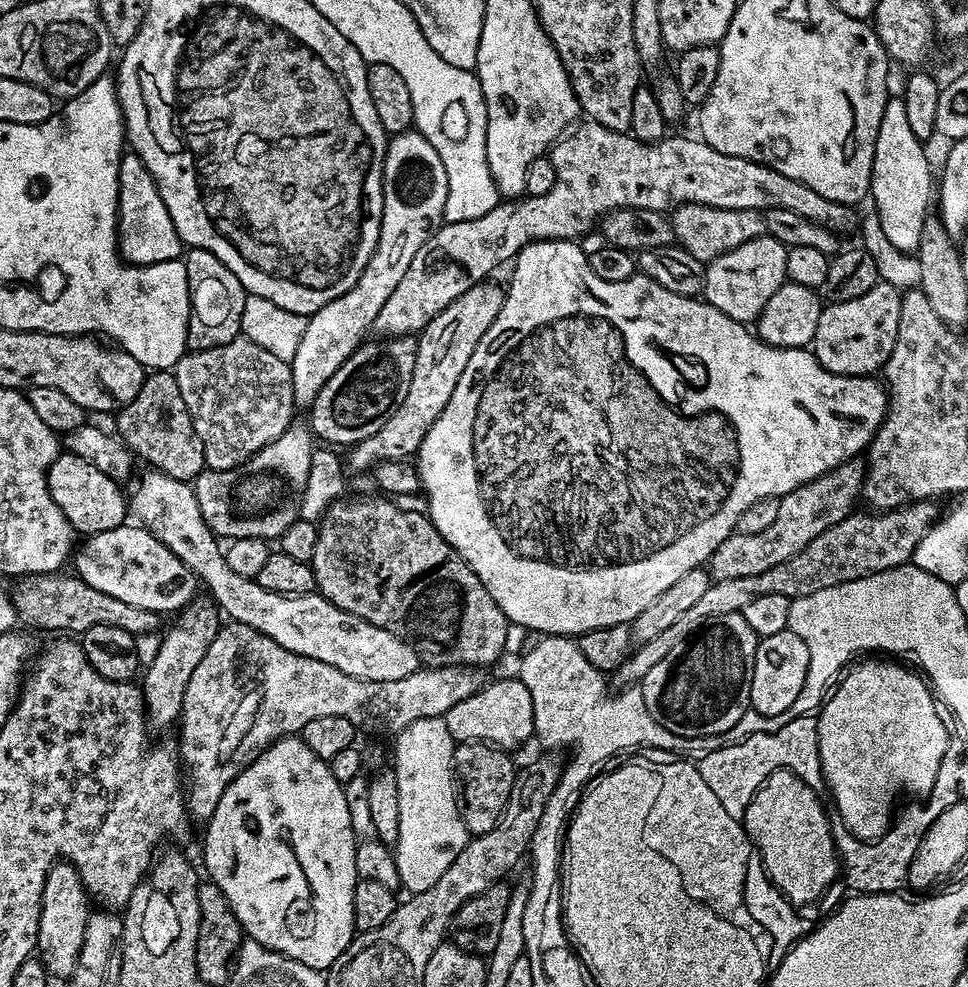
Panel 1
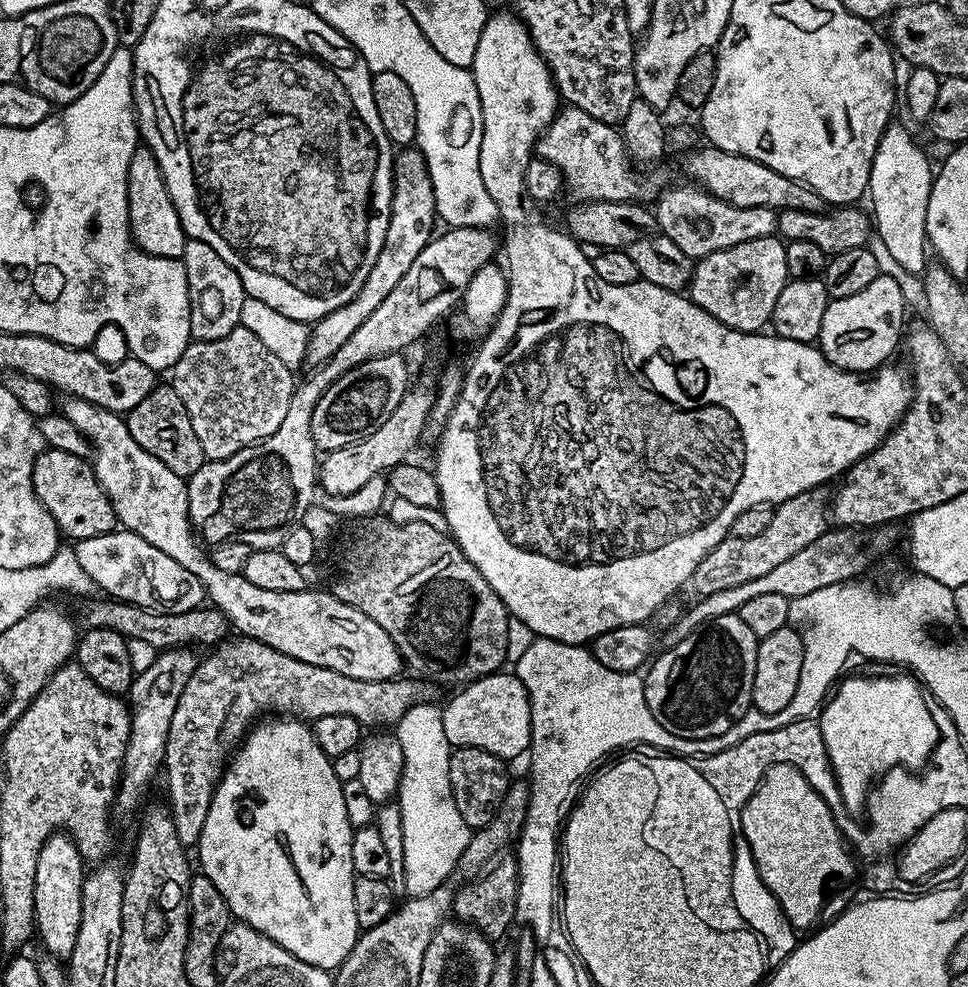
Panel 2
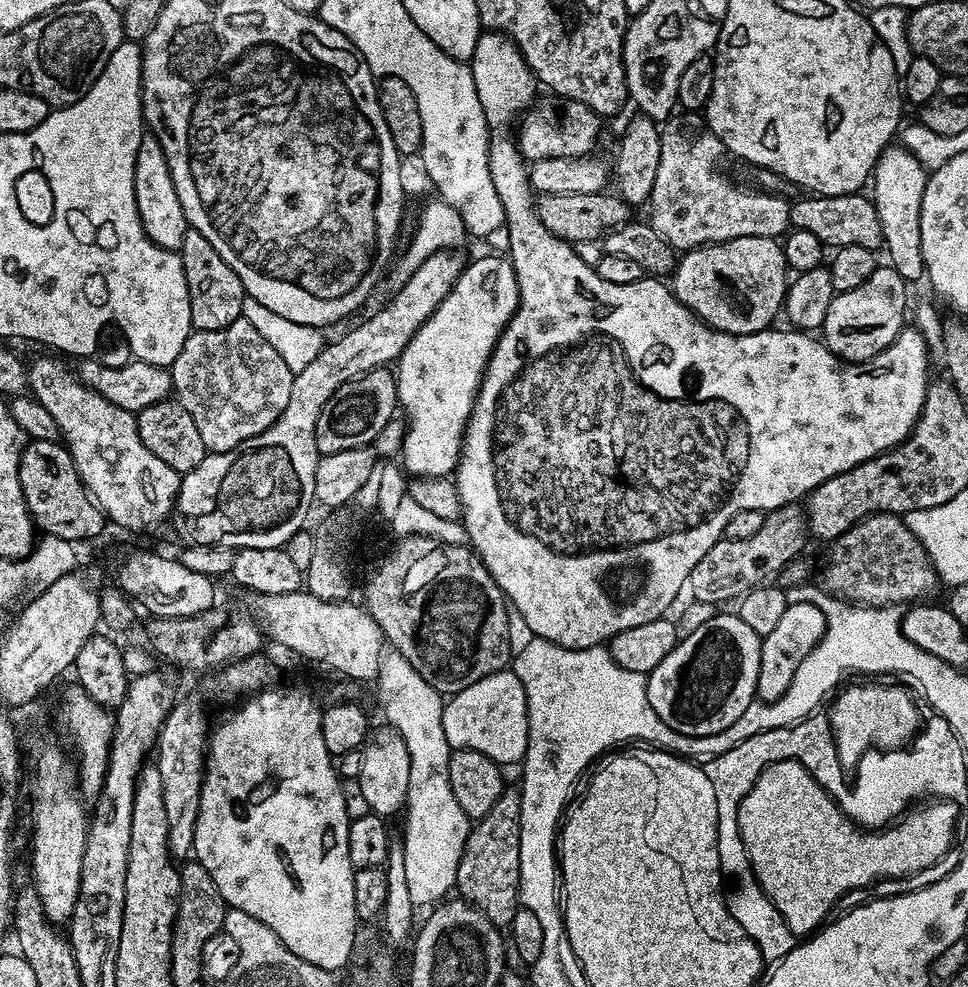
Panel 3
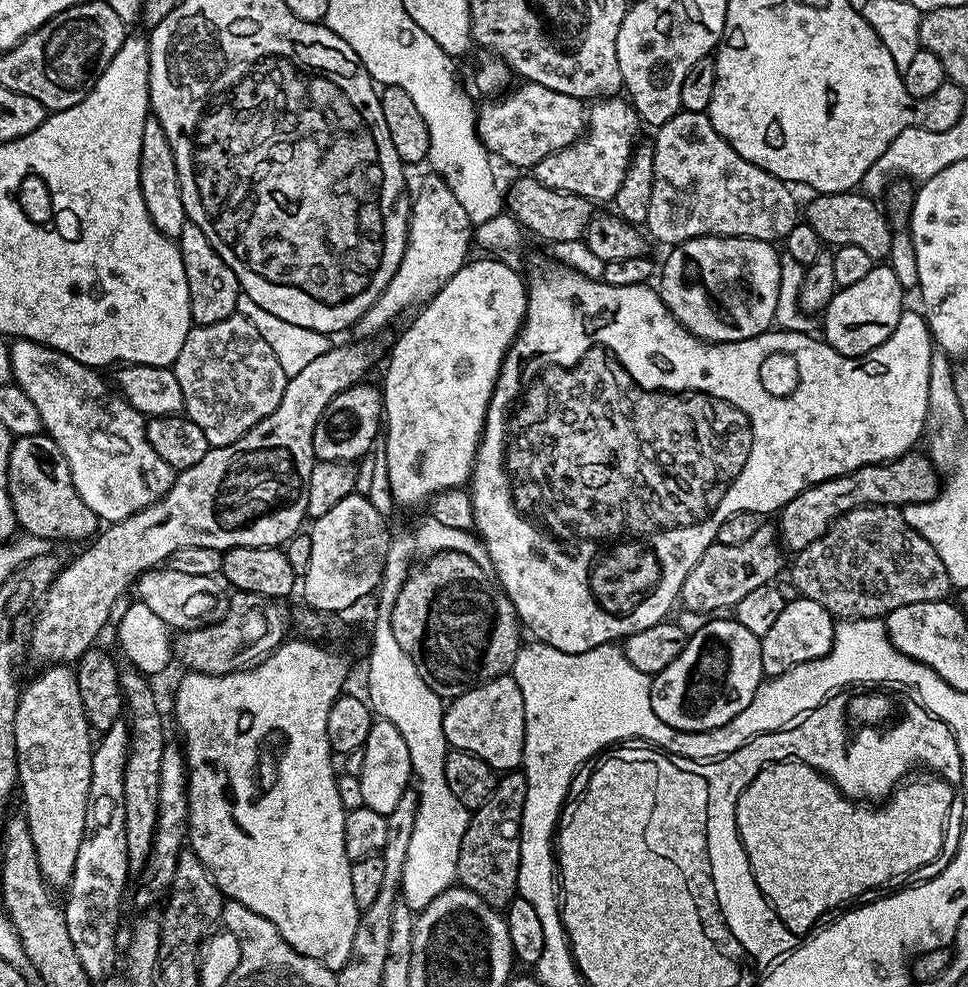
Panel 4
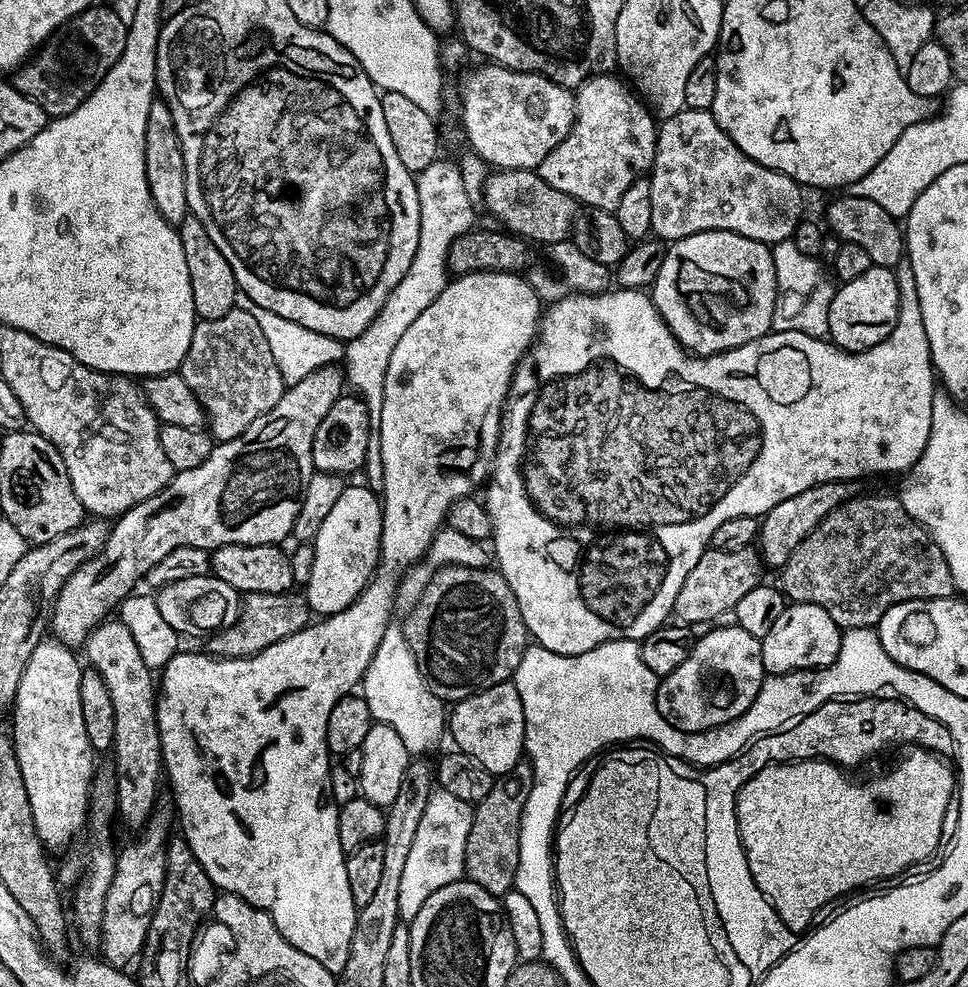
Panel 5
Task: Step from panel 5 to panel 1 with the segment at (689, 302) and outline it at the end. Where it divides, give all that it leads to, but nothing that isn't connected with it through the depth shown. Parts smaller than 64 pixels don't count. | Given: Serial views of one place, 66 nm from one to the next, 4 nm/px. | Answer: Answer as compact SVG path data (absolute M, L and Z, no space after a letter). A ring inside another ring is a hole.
M765 234L750 242L742 242L742 246L707 261L703 299L739 324L751 325L762 314L766 302L787 281L787 257L788 249L773 236Z

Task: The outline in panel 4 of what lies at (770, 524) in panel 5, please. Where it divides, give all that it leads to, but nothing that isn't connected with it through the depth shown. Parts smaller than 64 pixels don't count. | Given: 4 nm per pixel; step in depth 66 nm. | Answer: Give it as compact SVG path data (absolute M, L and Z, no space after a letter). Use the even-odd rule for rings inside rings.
M913 450L907 456L899 456L896 460L889 460L887 464L871 464L865 468L848 472L845 476L839 476L826 482L818 482L806 490L802 490L802 494L798 494L793 500L786 502L786 506L781 508L778 513L778 519L780 519L778 539L781 545L792 554L806 550L806 546L810 546L810 542L818 542L818 538L822 538L822 534L826 534L828 527L839 516L855 508L865 508L867 504L903 506L905 504L929 504L931 500L937 499L942 492L941 477L935 466L932 465L931 459L924 454L919 456L918 453L919 451Z

